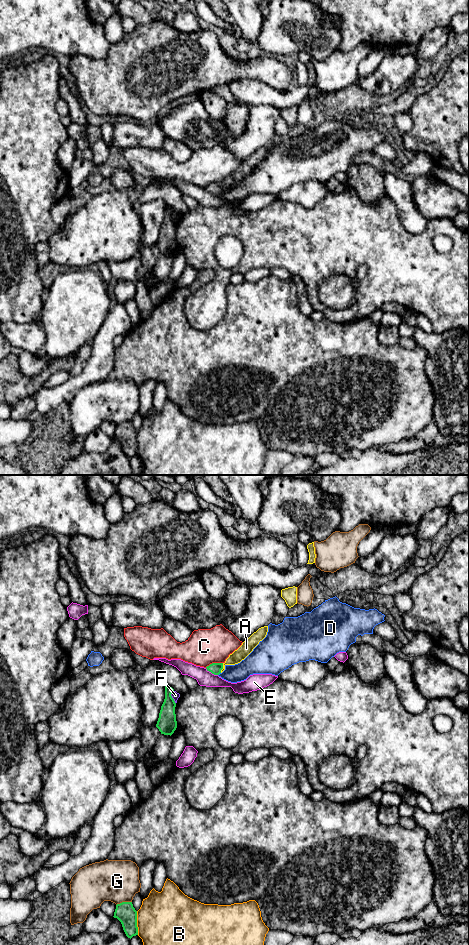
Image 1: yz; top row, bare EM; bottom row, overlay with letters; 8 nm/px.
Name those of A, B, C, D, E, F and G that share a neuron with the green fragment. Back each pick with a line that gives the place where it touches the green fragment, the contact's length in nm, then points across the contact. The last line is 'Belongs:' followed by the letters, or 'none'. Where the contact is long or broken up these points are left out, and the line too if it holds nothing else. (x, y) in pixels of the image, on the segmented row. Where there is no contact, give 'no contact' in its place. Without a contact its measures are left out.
A: meets green in yz at (222, 668); contact 80 nm long; runs through yz (215, 668), (222, 668), (246, 648)
Belongs: A

